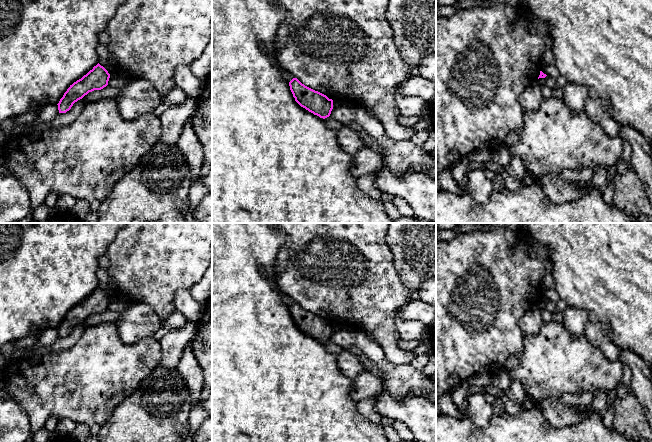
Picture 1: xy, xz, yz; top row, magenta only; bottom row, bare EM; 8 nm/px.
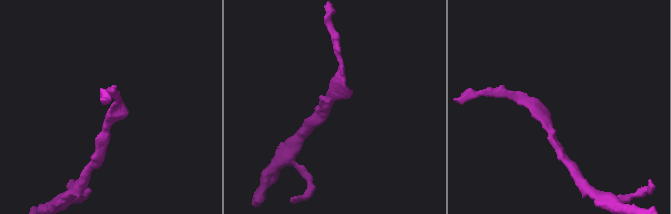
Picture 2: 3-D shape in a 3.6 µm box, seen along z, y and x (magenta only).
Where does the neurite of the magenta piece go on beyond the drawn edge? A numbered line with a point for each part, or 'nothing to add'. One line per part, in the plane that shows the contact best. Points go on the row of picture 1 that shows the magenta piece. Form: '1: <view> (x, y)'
nothing to add

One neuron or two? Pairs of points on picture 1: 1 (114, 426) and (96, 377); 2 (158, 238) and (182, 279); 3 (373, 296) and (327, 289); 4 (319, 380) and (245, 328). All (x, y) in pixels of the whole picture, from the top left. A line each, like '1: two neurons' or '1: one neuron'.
1: two neurons
2: one neuron
3: one neuron
4: one neuron

